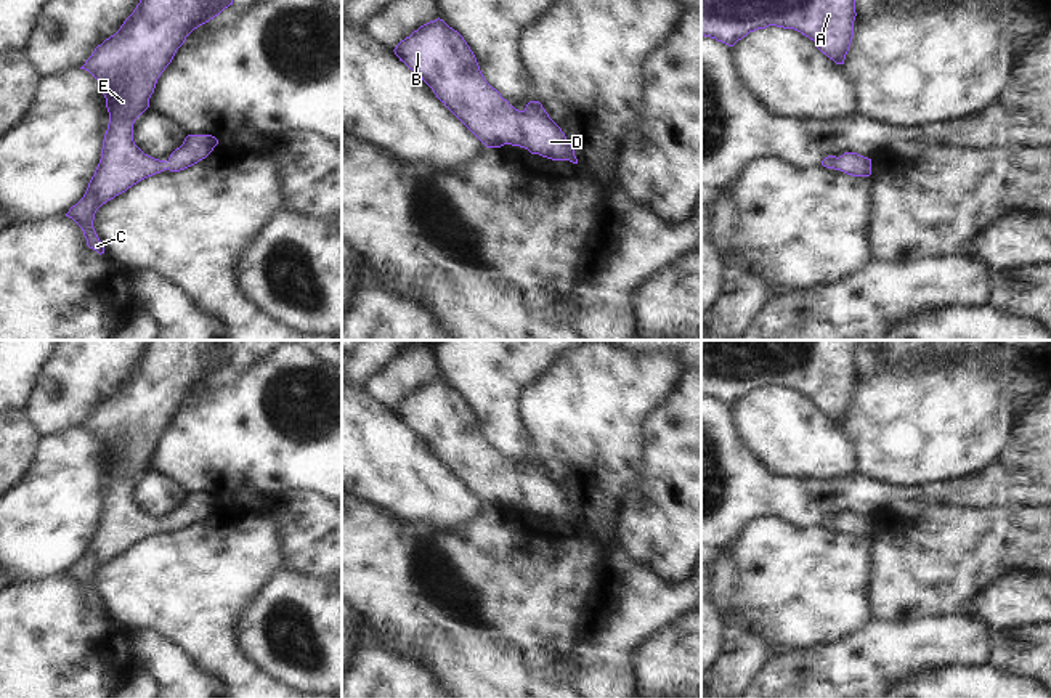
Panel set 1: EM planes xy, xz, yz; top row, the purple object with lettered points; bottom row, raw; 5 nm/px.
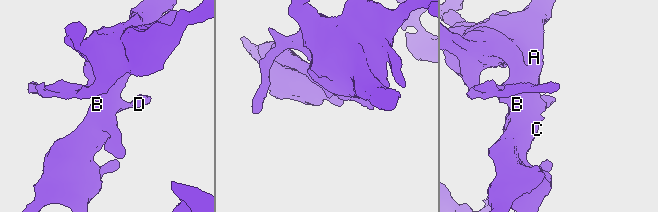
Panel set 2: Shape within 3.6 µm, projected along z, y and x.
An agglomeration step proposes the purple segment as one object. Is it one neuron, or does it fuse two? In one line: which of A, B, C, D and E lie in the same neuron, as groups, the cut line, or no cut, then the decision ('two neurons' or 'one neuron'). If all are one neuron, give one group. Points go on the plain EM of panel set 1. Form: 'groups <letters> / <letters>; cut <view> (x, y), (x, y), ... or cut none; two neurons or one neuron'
groups A B C D E; cut none; one neuron

